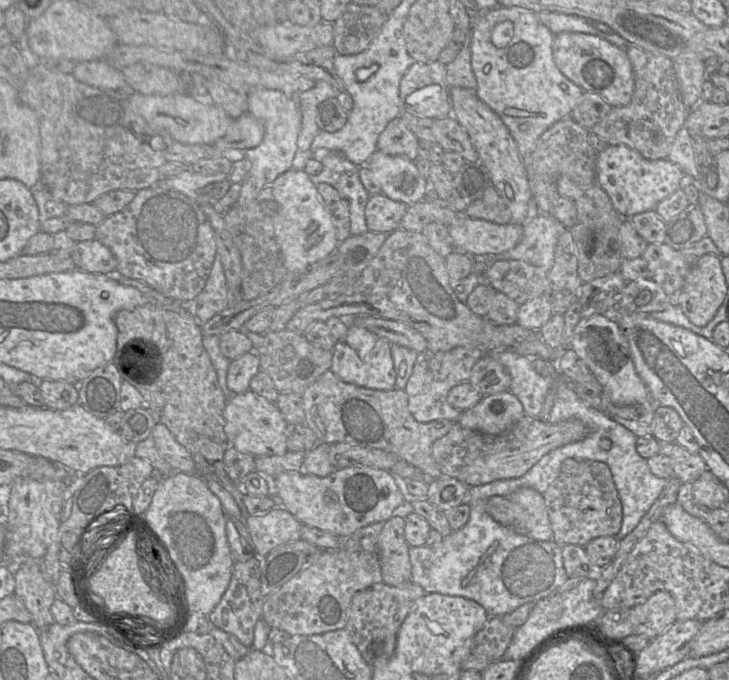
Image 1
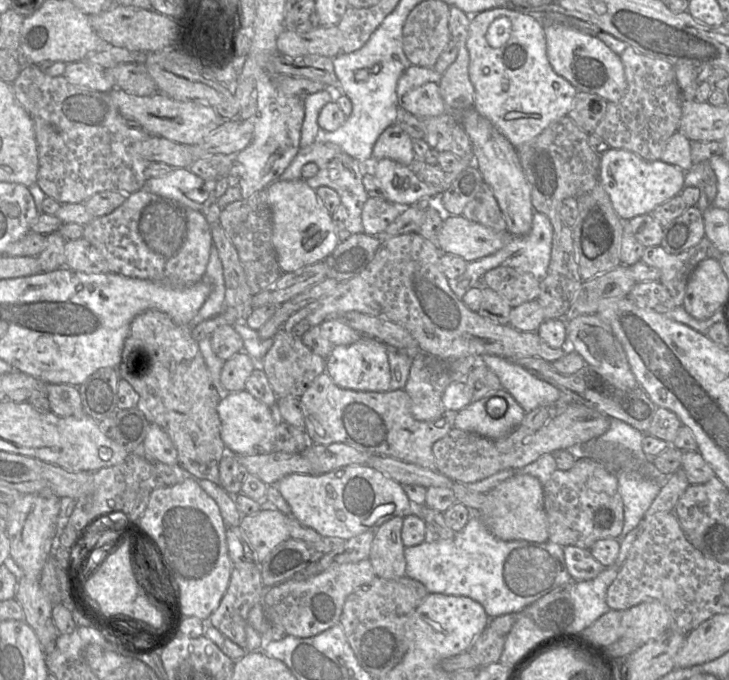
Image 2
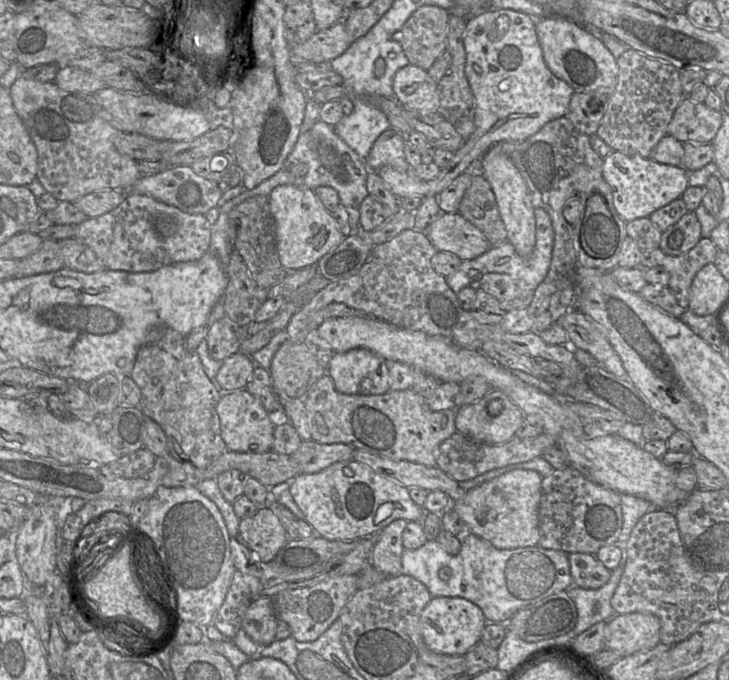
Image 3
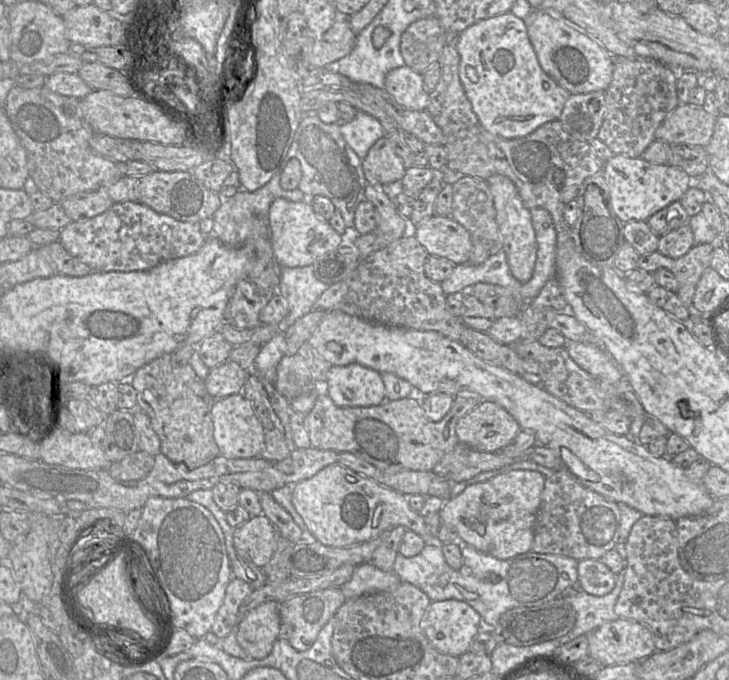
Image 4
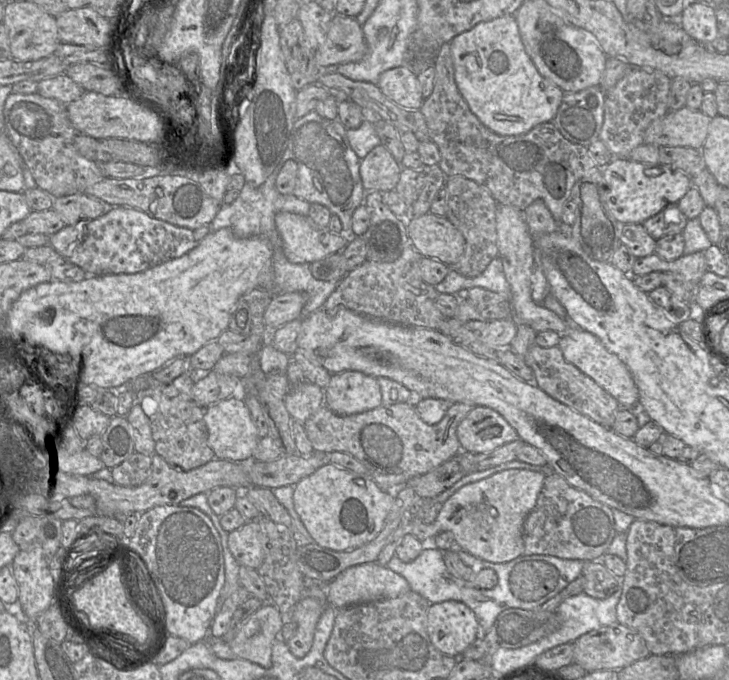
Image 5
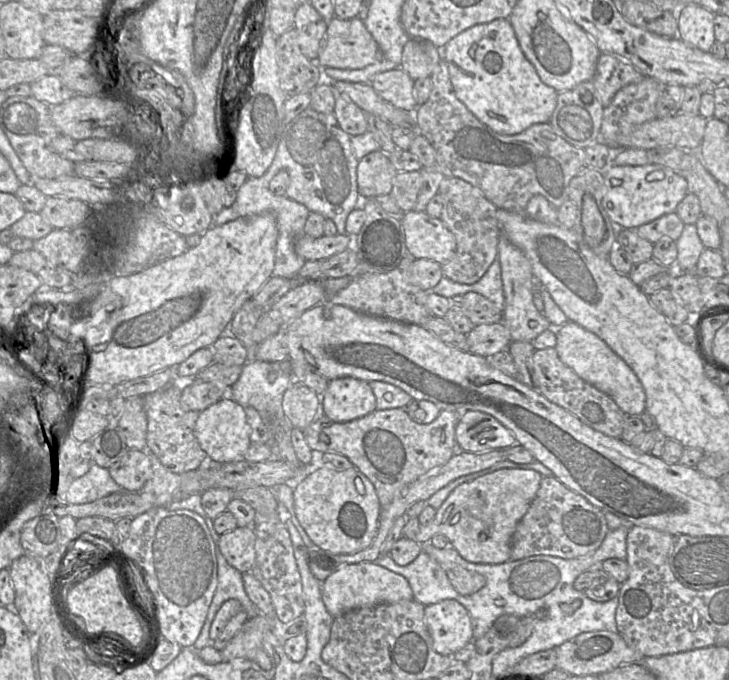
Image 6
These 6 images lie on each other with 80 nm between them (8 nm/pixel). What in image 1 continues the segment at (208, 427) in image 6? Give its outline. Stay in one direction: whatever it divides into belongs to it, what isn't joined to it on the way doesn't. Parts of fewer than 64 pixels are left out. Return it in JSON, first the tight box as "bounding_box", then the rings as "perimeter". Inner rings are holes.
{"bounding_box":[223,390,287,457],"perimeter":[[[251,390],[227,398],[223,413],[224,432],[230,446],[254,457],[283,455],[287,450],[285,420],[275,403],[269,402]]]}

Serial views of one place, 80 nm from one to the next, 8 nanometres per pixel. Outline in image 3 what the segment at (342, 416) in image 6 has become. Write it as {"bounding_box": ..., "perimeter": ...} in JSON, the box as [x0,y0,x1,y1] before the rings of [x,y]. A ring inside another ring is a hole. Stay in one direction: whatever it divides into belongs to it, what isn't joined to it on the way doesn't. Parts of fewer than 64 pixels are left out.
{"bounding_box":[326,348,390,395],"perimeter":[[[355,348],[334,353],[326,373],[331,377],[335,389],[347,395],[381,395],[390,390],[387,361],[365,348]]]}

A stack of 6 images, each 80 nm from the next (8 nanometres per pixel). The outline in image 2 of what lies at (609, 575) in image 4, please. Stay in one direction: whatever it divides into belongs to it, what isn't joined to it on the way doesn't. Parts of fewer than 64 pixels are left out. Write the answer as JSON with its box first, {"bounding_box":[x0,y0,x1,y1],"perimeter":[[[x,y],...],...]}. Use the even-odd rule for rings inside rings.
{"bounding_box":[563,546,605,582],"perimeter":[[[565,546],[563,552],[567,570],[576,582],[594,579],[605,568],[592,556],[588,549]]]}

